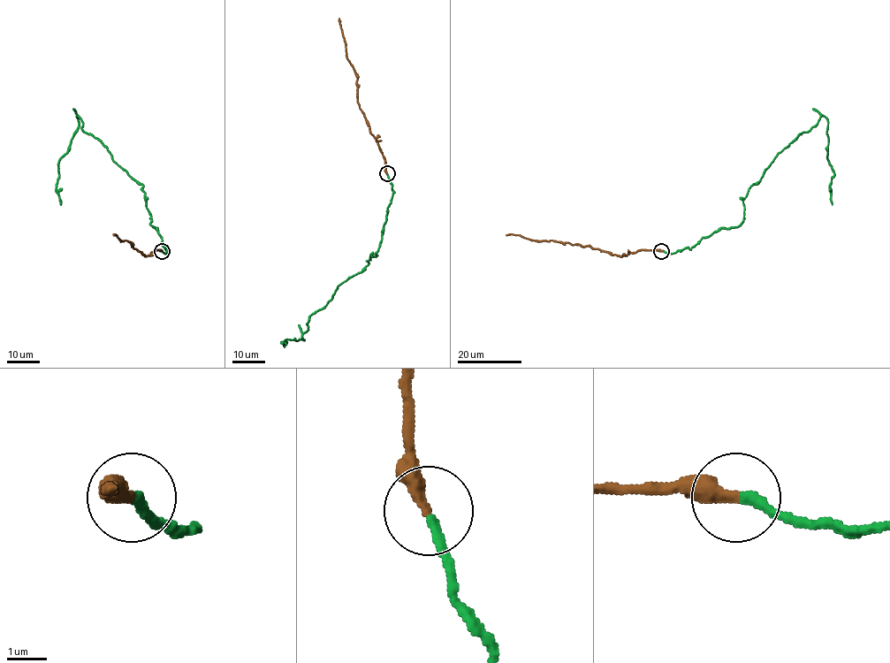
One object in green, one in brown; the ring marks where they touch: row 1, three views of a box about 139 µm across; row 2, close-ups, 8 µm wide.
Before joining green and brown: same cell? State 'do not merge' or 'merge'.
merge

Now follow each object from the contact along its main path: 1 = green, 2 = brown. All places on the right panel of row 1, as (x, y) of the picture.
1: (662, 251), (690, 248), (714, 232), (738, 226), (749, 188), (775, 157), (822, 116), (827, 120), (832, 205)
2: (662, 251), (638, 250), (619, 255), (589, 246), (535, 241), (518, 234), (505, 234)

